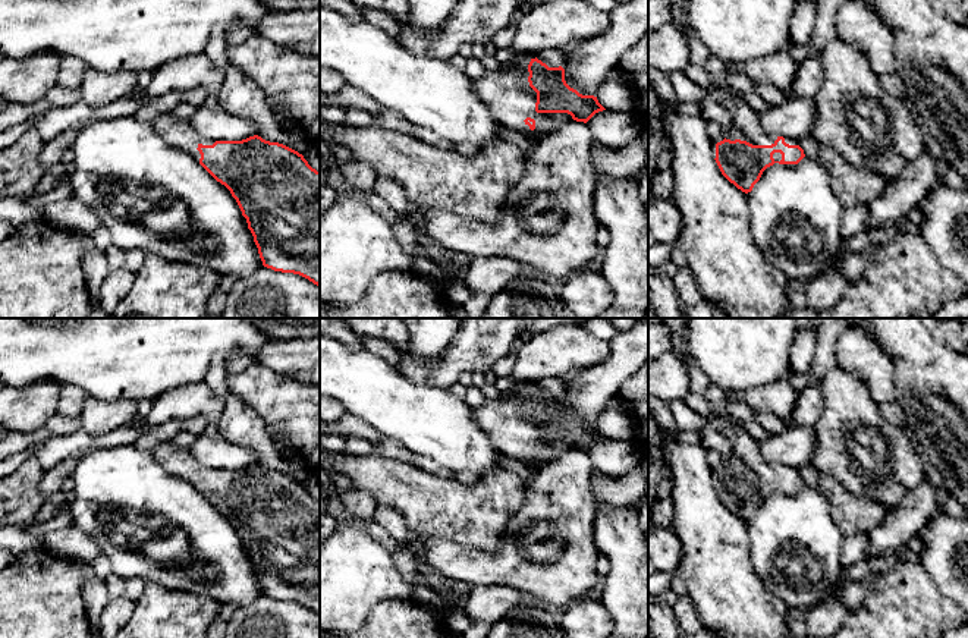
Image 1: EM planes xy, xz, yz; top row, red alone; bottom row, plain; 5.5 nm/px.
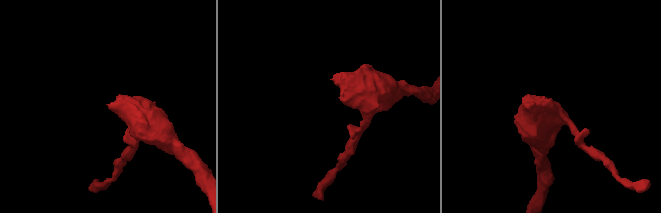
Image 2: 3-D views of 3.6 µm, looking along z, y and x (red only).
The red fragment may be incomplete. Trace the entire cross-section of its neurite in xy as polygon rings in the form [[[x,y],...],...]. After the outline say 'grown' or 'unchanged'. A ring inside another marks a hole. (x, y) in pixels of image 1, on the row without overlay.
[[[157,443],[150,453],[172,475],[194,485],[236,528],[263,594],[299,603],[320,616],[320,500],[302,483],[258,463],[242,469],[202,466],[188,447]]] | grown

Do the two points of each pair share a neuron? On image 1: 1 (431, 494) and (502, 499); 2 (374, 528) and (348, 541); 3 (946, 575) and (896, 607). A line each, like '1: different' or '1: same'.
1: same
2: different
3: different

